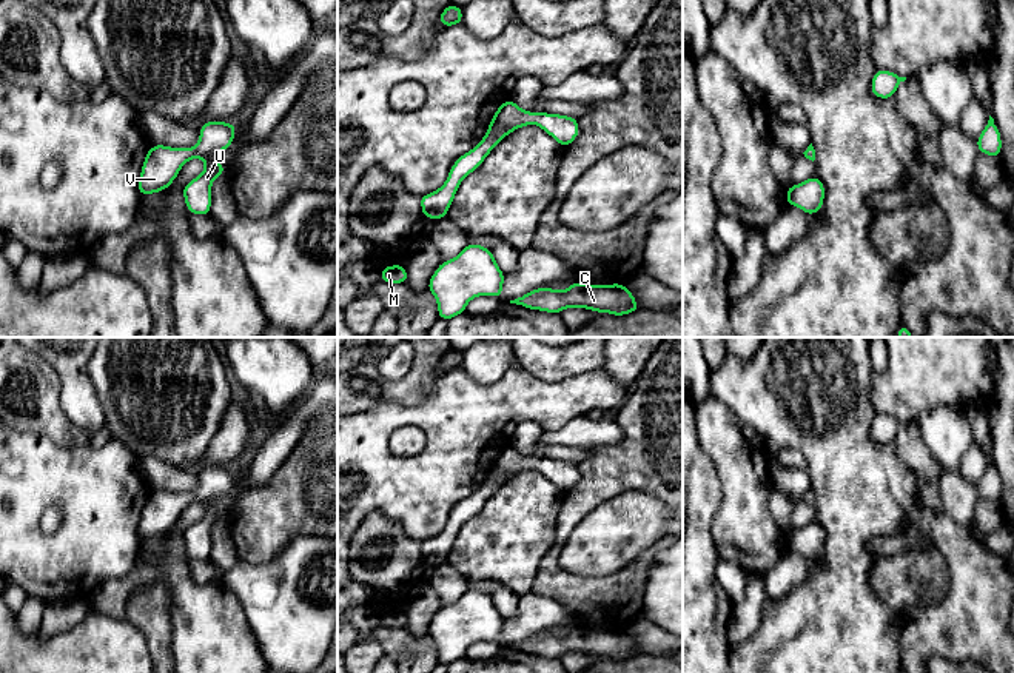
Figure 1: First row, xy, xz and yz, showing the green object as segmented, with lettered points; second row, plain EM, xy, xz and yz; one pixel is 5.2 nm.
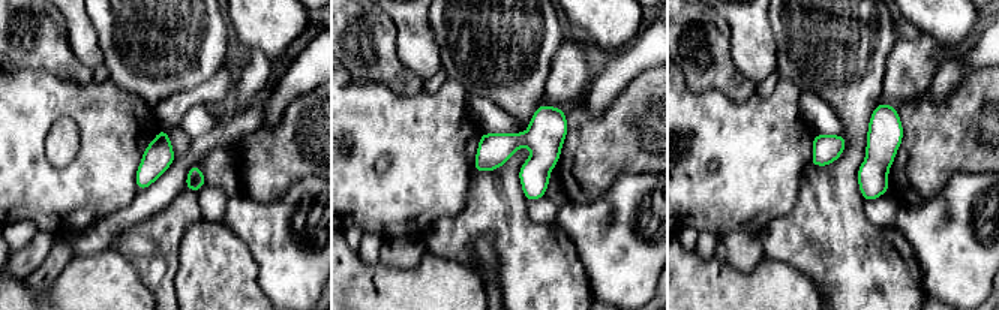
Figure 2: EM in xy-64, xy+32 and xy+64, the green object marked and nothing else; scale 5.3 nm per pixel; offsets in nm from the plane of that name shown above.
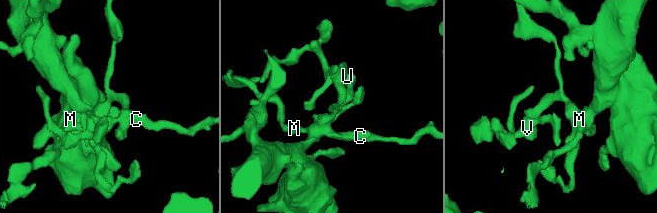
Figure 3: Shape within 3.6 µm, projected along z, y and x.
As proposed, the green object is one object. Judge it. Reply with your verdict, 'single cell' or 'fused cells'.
single cell

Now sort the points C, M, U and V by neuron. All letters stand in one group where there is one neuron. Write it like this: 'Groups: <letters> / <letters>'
Groups: C M U V

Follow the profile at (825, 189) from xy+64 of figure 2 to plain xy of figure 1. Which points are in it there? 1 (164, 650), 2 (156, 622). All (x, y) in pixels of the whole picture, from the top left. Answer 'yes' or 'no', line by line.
1: no
2: no

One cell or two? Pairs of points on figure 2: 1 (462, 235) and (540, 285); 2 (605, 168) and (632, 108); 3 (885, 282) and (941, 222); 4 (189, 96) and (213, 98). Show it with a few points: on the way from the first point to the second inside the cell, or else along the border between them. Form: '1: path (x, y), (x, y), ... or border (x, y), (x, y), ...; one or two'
1: path (485, 226), (495, 226), (531, 262); one
2: path (606, 153), (632, 128), (632, 123); one
3: border (894, 226), (908, 241), (915, 256), (923, 286); two
4: path (195, 96), (207, 96); one

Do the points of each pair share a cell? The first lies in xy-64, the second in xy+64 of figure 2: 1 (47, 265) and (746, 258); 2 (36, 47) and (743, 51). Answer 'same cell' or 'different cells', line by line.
1: same cell
2: different cells

